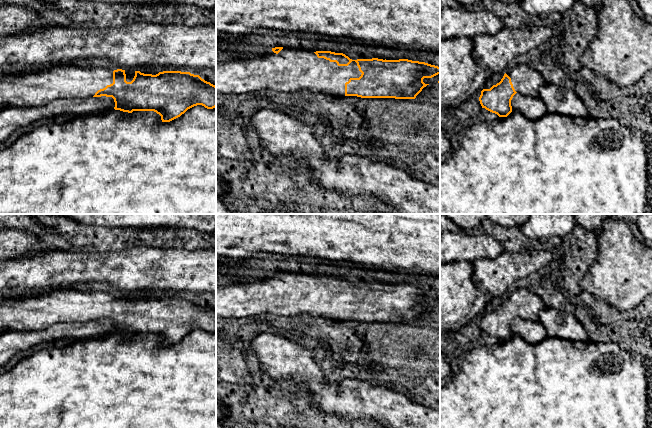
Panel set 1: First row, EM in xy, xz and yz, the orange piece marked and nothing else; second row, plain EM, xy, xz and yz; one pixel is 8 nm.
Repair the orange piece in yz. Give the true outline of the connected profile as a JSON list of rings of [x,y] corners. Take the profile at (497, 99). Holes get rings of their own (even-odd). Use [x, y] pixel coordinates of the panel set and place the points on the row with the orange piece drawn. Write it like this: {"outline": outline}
{"outline": [[[522,63],[507,70],[499,83],[490,89],[483,89],[479,97],[482,108],[507,117],[512,112],[511,100],[516,93],[538,97],[539,90],[546,82],[535,69]]]}

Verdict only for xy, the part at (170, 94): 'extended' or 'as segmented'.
extended

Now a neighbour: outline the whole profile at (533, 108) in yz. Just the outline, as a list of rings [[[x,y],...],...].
[[[516,93],[511,100],[511,106],[512,111],[522,113],[530,120],[542,118],[547,113],[546,105],[539,96],[531,97]]]

